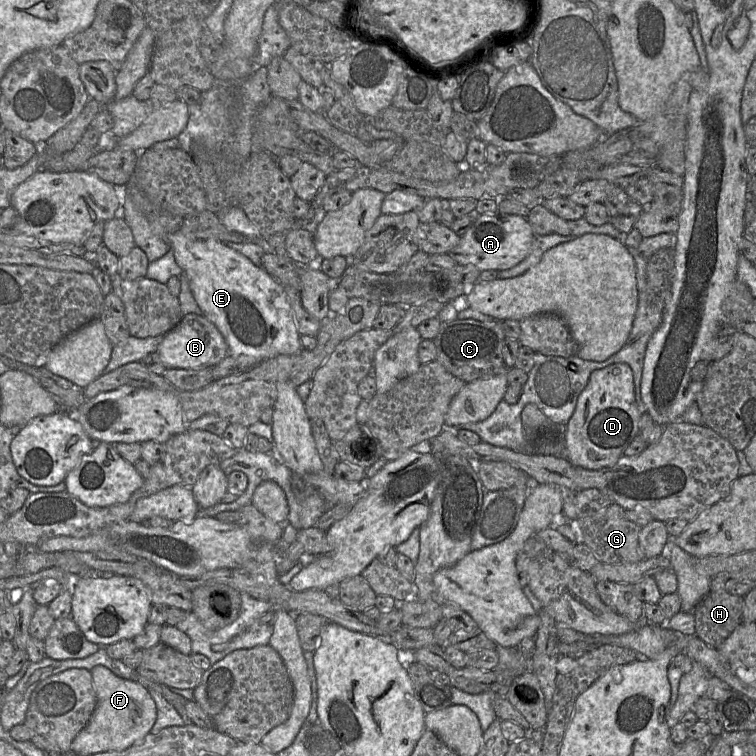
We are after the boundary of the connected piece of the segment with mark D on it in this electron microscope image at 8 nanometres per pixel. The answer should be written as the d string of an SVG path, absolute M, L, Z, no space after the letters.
M616 363L594 370L563 429L565 458L572 465L588 470L614 466L639 434L641 416L635 400L633 372L628 364Z

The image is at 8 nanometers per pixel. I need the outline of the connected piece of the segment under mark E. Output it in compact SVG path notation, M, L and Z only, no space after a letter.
M181 231L168 235L176 263L187 276L189 287L204 315L221 332L228 345L228 355L246 369L278 355L293 355L302 350L294 311L283 286L249 258L215 239L187 237Z

